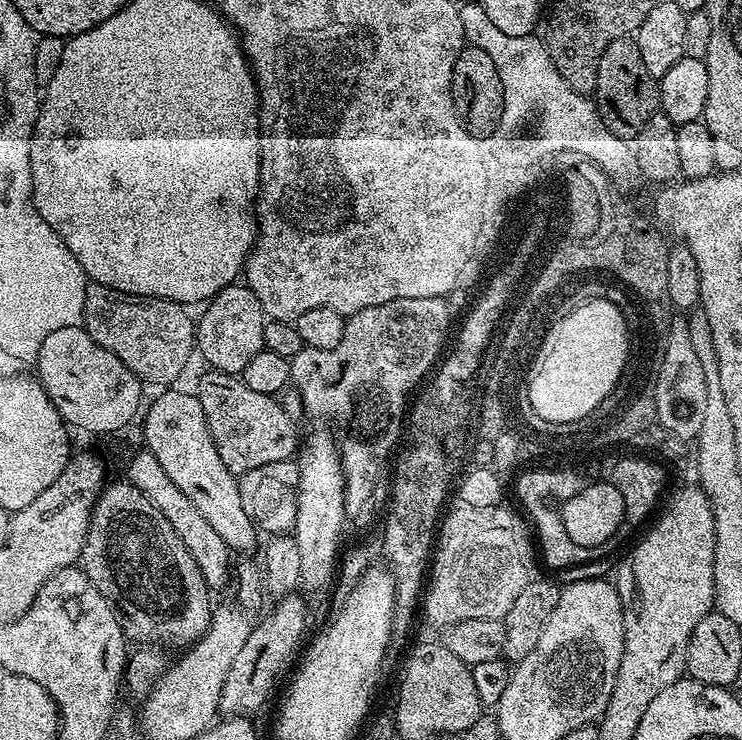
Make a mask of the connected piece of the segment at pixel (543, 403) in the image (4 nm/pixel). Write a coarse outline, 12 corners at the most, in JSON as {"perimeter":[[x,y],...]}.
{"perimeter":[[612,304],[545,334],[530,406],[586,418],[624,371],[628,331]]}

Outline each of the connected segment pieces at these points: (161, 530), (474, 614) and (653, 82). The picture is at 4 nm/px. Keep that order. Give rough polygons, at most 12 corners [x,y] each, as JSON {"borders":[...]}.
{"borders":[[[127,482],[92,507],[78,564],[140,646],[184,650],[213,593]],[[456,506],[434,541],[430,623],[503,620],[538,566],[508,509]],[[635,39],[599,59],[594,101],[626,141],[659,111]]]}

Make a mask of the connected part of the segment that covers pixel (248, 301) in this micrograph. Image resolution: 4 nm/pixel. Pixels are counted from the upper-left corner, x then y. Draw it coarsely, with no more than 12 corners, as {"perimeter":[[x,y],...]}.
{"perimeter":[[247,286],[203,305],[194,348],[239,376],[265,351],[265,315]]}

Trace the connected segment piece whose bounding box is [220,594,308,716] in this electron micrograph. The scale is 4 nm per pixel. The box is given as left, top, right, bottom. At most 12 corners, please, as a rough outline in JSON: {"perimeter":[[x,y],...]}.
{"perimeter":[[305,597],[253,623],[222,686],[221,713],[248,716],[301,651]]}

